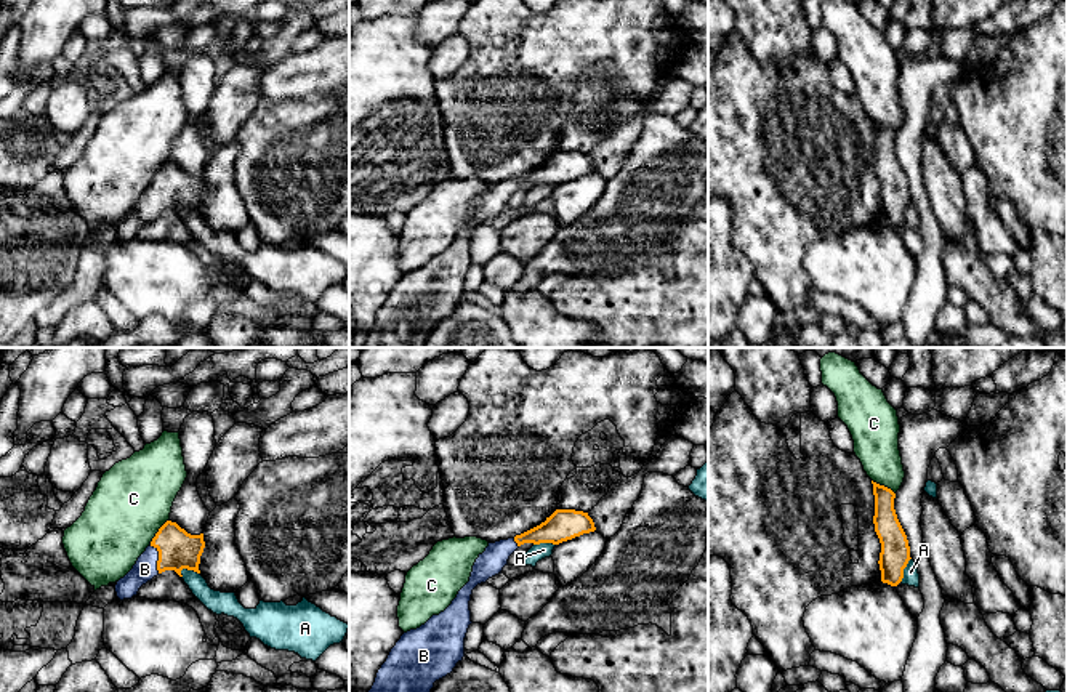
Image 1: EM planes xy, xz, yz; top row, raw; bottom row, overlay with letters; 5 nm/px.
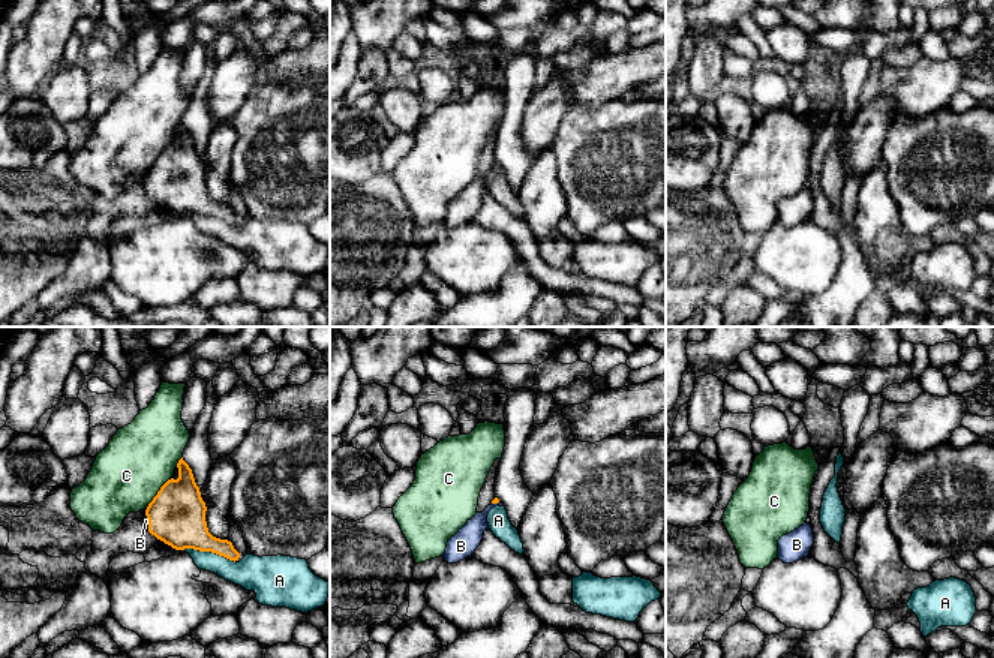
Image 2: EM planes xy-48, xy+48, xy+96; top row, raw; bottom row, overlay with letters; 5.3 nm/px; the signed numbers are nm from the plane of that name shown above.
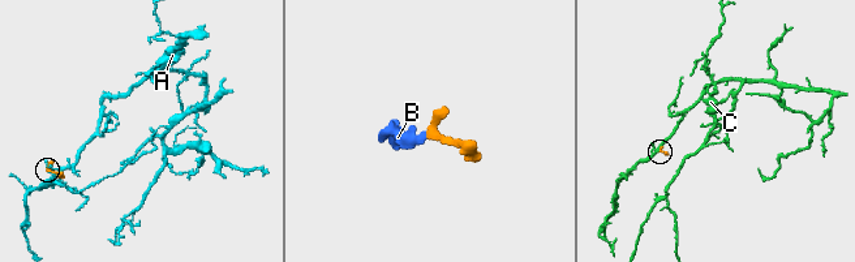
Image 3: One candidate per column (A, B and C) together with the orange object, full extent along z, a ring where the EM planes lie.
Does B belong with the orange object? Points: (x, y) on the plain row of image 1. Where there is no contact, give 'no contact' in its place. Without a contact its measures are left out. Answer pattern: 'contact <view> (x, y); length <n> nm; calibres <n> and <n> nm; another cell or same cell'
contact xy (159, 199); length 150 nm; calibres 200 and 120 nm; same cell

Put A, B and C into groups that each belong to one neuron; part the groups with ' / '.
A / B / C

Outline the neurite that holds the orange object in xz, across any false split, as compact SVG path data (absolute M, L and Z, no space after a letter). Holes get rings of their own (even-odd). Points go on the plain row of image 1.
M556 151L540 167L514 179L489 184L476 200L469 223L452 245L420 269L401 277L360 348L425 348L434 324L450 316L465 298L465 279L473 264L473 231L501 215L509 197L524 184L559 186L594 171L588 154Z

